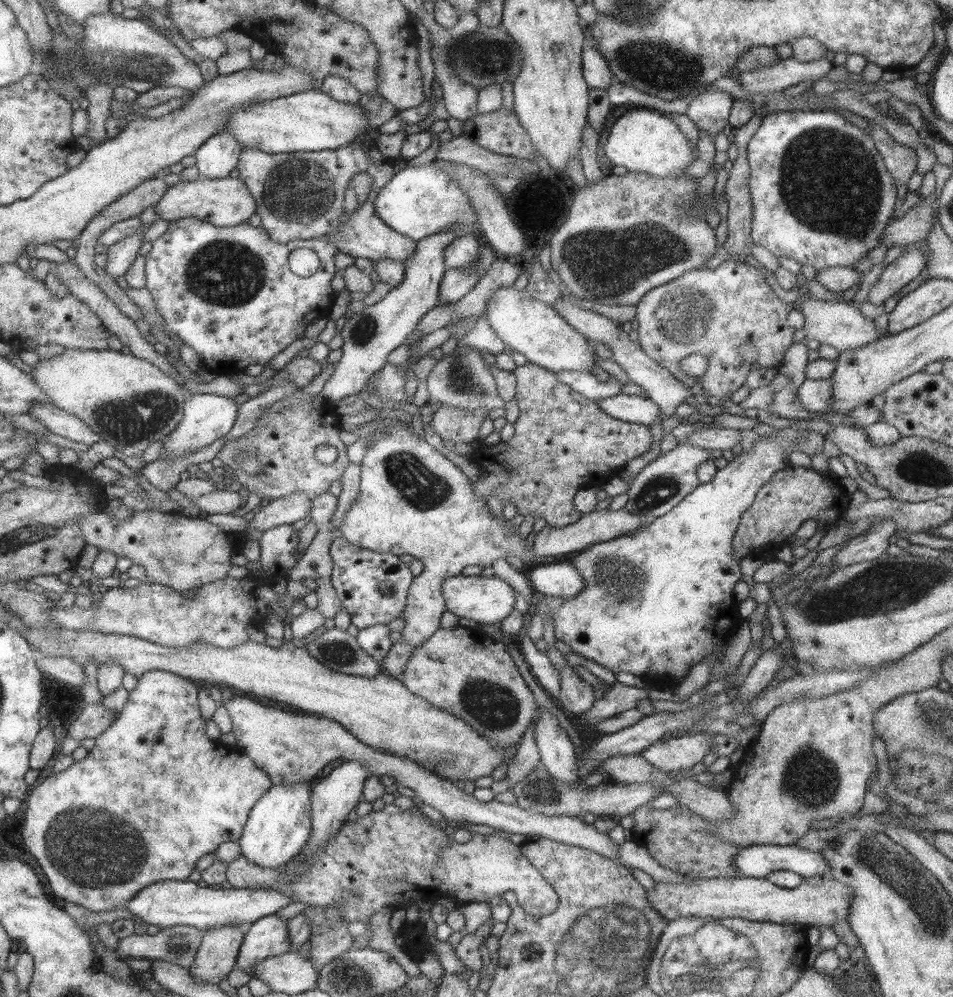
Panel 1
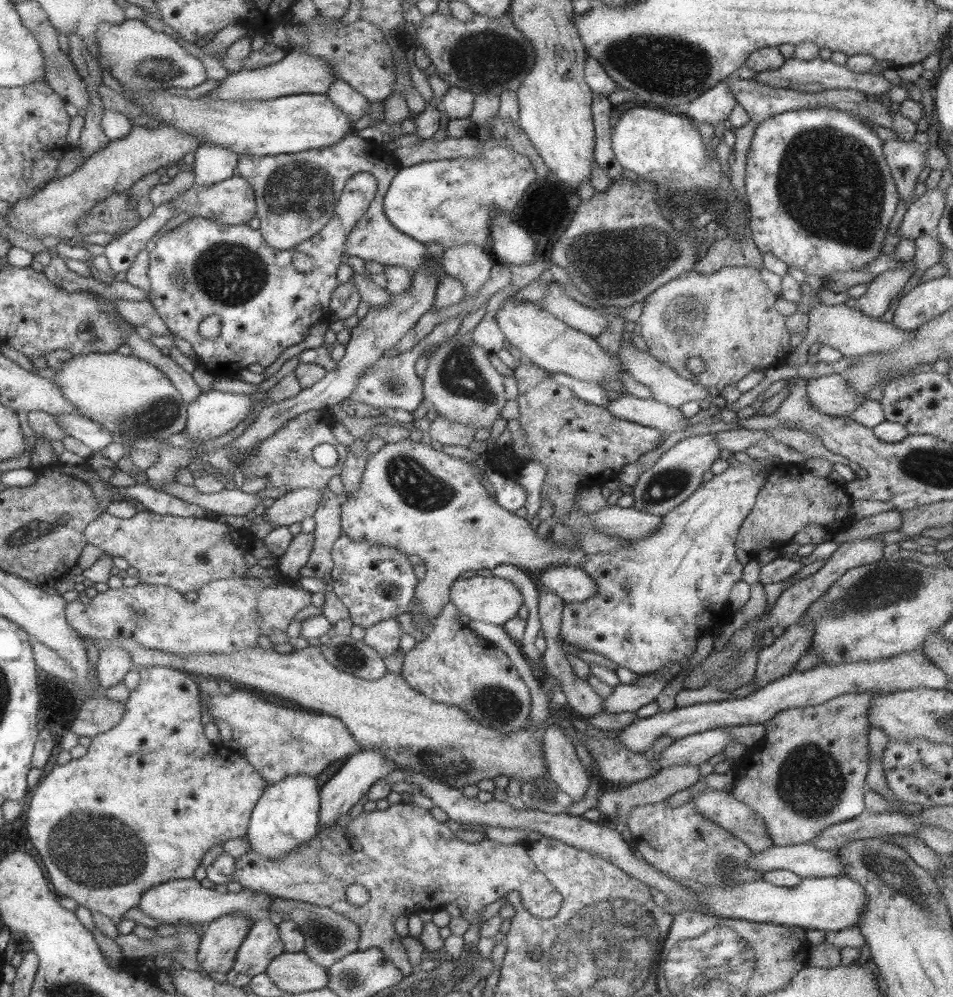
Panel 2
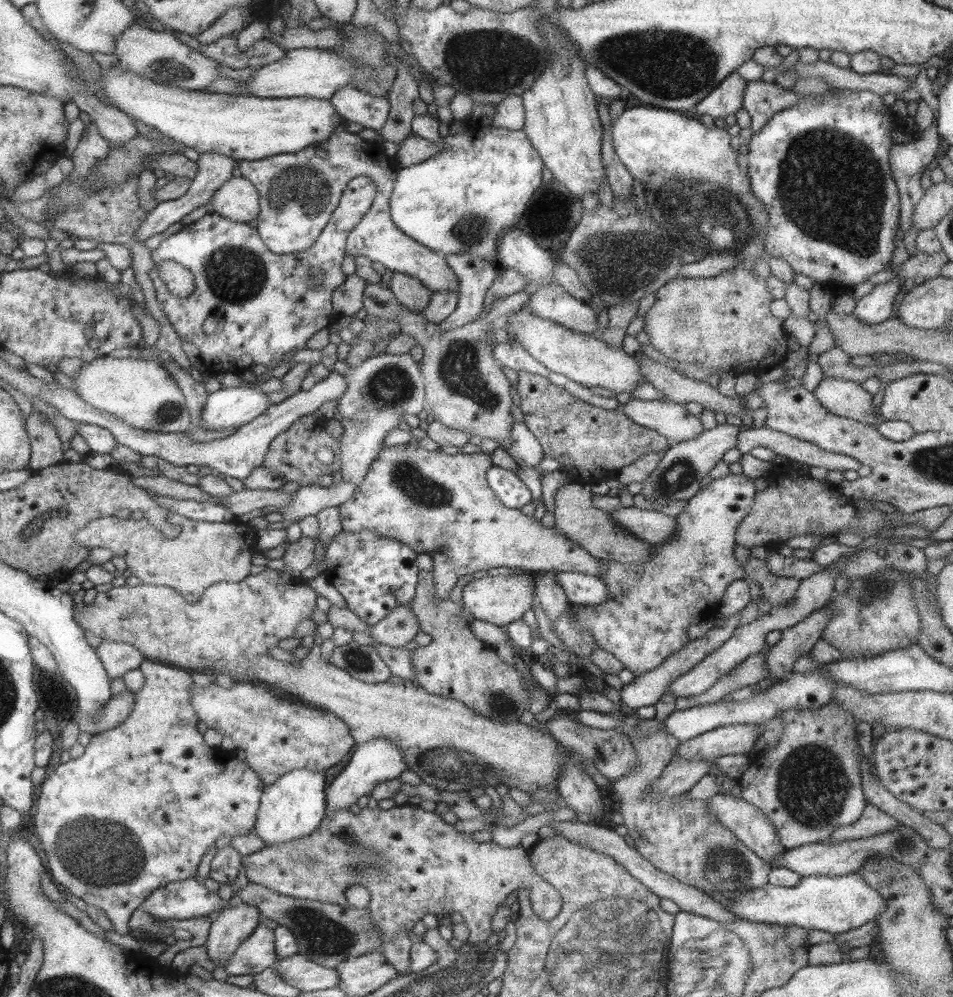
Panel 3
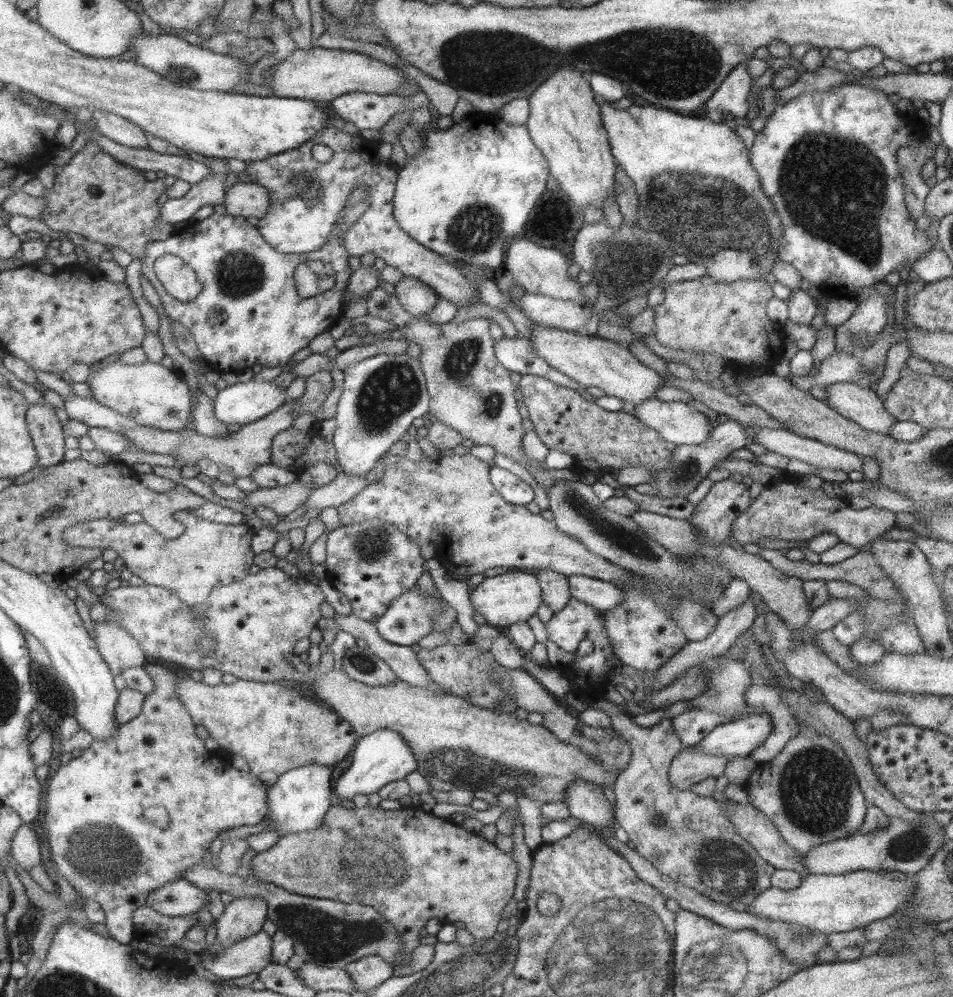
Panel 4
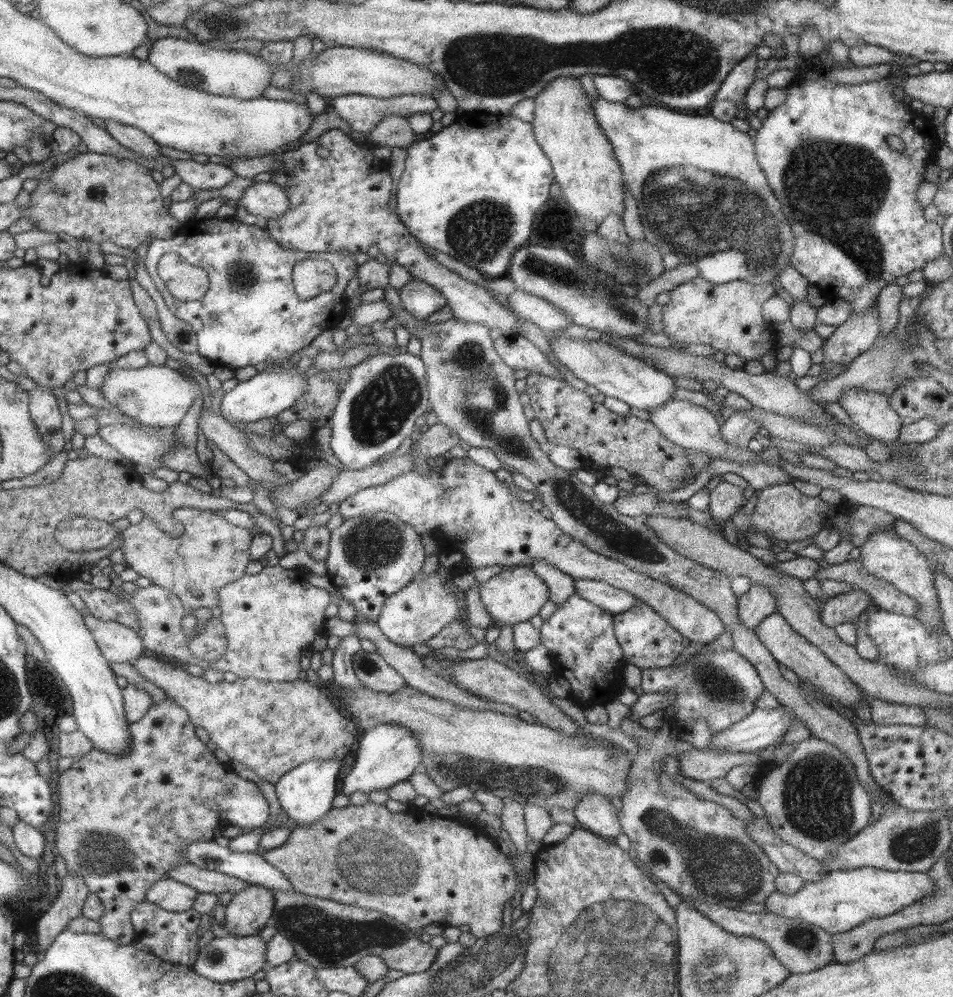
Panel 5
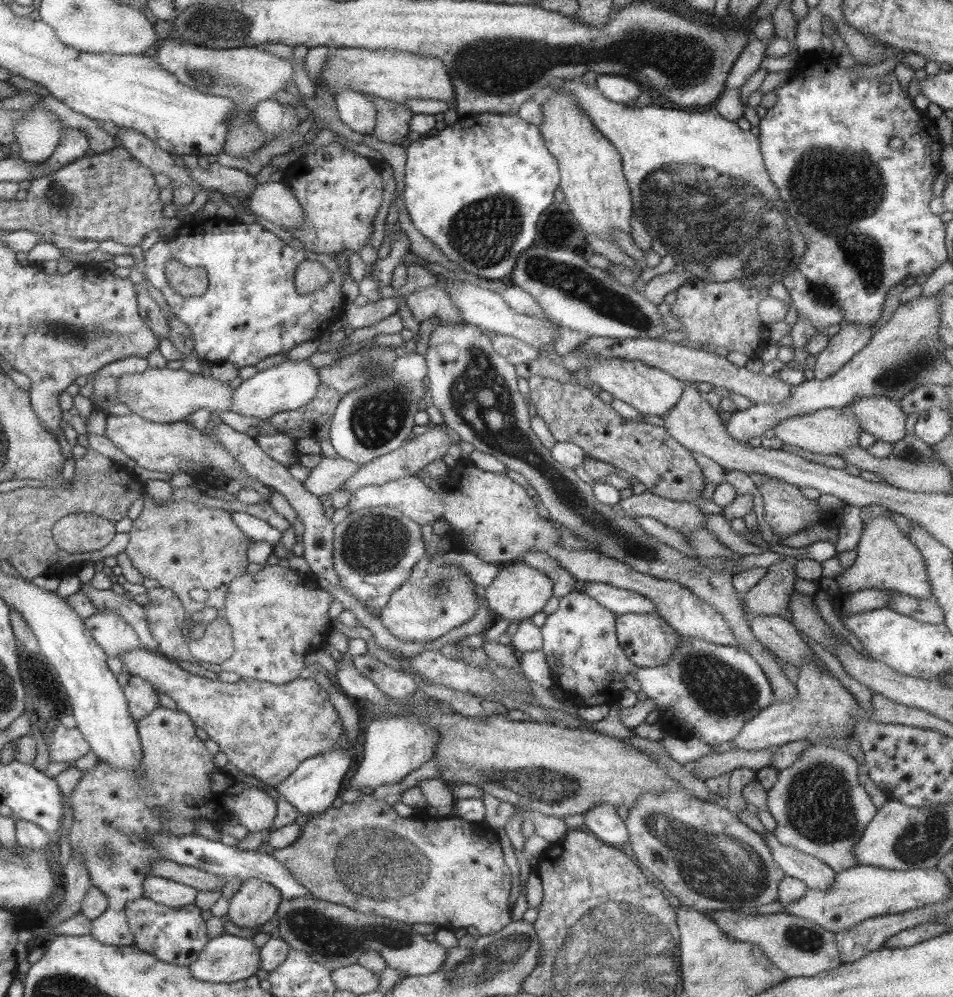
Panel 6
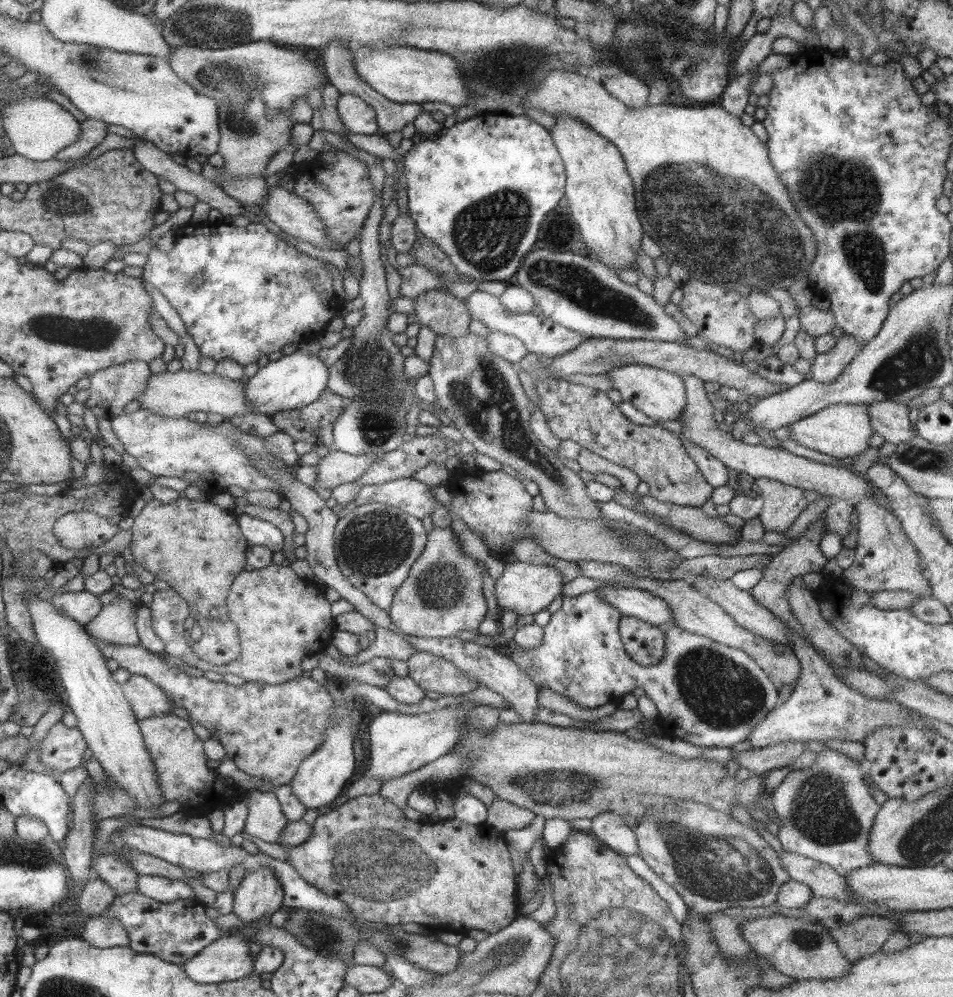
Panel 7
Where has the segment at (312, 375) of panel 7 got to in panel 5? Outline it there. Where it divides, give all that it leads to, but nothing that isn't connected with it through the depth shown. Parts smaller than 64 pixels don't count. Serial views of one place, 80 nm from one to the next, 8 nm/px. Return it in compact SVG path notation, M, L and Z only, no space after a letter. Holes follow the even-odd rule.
M283 366L279 373L266 373L261 371L245 381L239 381L231 390L223 392L219 410L221 417L227 422L255 422L261 418L275 417L286 408L289 408L306 389L306 379L302 379L301 374L295 375L294 370L283 371Z

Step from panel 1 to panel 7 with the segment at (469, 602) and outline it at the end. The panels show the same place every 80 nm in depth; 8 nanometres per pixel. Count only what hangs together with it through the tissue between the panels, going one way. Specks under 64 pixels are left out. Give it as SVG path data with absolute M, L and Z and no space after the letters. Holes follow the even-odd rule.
M524 561L505 563L503 573L494 582L493 595L497 607L502 612L513 611L517 617L534 615L539 611L546 610L553 599L562 596L561 588L563 581L561 575L547 567L547 565L533 565Z

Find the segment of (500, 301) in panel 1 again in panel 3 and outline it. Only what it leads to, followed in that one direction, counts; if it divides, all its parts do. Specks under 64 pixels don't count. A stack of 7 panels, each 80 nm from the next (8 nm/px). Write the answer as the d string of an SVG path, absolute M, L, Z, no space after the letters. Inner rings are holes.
M527 306L512 312L506 317L508 337L513 337L537 362L540 362L549 372L564 374L567 378L585 386L601 386L611 391L614 396L620 392L626 392L631 396L631 391L637 382L644 381L638 373L636 358L627 354L622 347L611 348L601 341L597 336L575 332L556 322L544 319L539 315L533 314Z

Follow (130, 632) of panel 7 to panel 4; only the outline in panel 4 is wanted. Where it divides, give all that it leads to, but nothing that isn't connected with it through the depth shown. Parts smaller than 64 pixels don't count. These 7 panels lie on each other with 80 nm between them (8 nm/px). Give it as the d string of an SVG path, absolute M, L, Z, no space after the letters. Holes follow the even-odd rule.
M95 622L97 650L111 670L111 675L120 675L125 668L141 667L148 660L139 643L120 626Z

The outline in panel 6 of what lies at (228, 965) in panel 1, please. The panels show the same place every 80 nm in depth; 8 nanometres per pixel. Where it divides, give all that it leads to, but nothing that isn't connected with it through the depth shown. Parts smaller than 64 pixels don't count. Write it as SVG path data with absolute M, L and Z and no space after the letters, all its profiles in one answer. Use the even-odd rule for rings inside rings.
M250 878L228 900L226 918L239 928L255 930L273 919L280 894L268 882Z

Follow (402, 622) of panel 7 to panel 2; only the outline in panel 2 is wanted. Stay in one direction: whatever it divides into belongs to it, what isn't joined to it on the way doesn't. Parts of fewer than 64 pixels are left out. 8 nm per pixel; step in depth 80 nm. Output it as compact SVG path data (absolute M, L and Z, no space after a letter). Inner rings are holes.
M397 617L379 621L364 629L363 644L373 648L379 656L389 656L399 649L399 635L402 633L397 625Z

